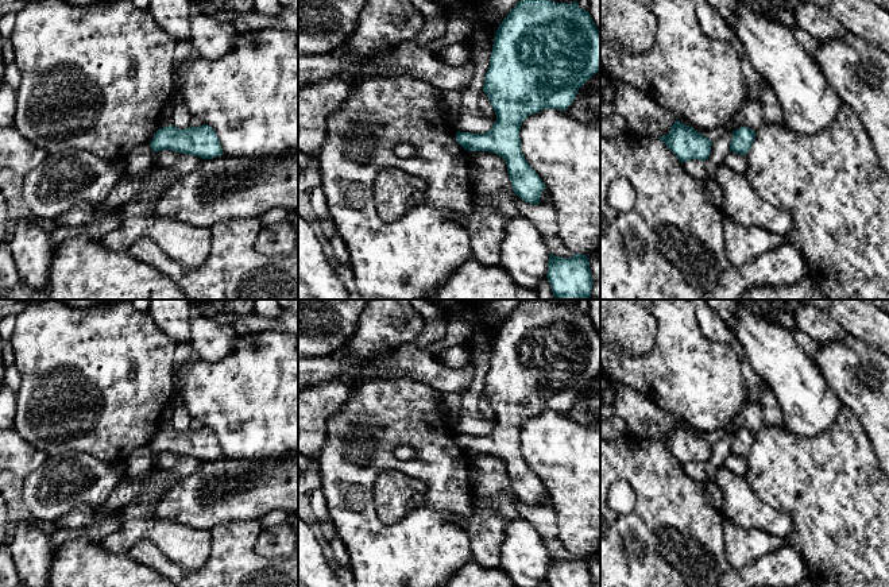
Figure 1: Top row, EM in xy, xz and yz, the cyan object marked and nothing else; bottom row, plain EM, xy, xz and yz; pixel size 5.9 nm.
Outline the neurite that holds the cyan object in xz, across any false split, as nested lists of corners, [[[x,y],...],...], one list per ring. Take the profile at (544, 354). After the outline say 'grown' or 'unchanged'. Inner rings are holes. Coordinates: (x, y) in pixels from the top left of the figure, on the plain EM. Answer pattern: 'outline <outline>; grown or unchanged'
outline [[[521,300],[510,316],[499,327],[492,347],[490,368],[484,379],[483,394],[487,397],[496,424],[484,436],[456,435],[456,444],[468,453],[490,453],[506,463],[514,495],[529,506],[540,506],[546,491],[538,476],[529,468],[522,453],[519,432],[522,424],[542,412],[565,413],[575,402],[579,391],[600,372],[600,335],[588,313],[571,306],[554,305],[548,300]]]; unchanged

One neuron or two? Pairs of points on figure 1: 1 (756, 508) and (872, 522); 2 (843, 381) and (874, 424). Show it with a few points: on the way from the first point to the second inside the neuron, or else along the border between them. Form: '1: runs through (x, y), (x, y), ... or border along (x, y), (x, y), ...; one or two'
1: border along (758, 495), (789, 516), (791, 532), (787, 537); two
2: runs through (854, 392), (855, 397), (872, 413); one

